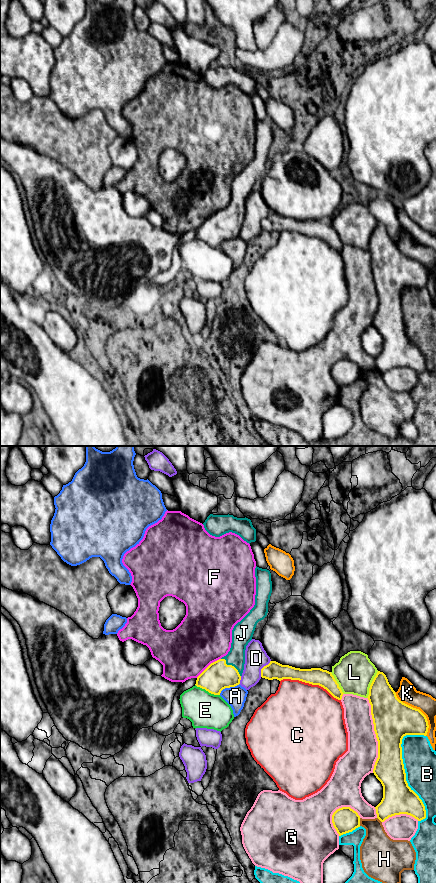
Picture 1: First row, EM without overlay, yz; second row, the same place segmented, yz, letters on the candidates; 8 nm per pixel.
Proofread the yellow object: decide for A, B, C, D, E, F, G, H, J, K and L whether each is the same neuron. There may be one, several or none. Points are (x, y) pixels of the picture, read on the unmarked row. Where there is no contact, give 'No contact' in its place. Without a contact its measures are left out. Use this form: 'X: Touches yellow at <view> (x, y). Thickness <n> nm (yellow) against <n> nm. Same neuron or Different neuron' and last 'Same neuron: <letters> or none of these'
A: Touches yellow at yz (228, 239). Thickness 220 nm (yellow) against 160 nm. Different neuron
B: Touches yellow at yz (405, 330). Thickness 260 nm (yellow) against 260 nm. Different neuron
C: Touches yellow at yz (310, 235). Thickness 140 nm (yellow) against 500 nm. Different neuron
D: Touches yellow at yz (262, 220). Thickness 140 nm (yellow) against 180 nm. Different neuron
E: Touches yellow at yz (207, 242). Thickness 220 nm (yellow) against 280 nm. Different neuron
F: Touches yellow at yz (209, 217). Thickness 220 nm (yellow) against 440 nm. Different neuron
G: Touches yellow at yz (376, 287). Thickness 320 nm (yellow) against 240 nm. Different neuron
H: Touches yellow at yz (359, 374). Thickness 200 nm (yellow) against 260 nm. Different neuron
J: Touches yellow at yz (231, 217). Thickness 220 nm (yellow) against 160 nm. Same neuron
K: Touches yellow at yz (418, 261). Thickness 320 nm (yellow) against 160 nm. Different neuron
L: Touches yellow at yz (371, 236). Thickness 260 nm (yellow) against 320 nm. Different neuron
Same neuron: J

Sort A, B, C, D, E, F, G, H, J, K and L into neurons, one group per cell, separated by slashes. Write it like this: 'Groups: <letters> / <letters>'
Groups: A D G / B / C / E / F / H / J / K / L

